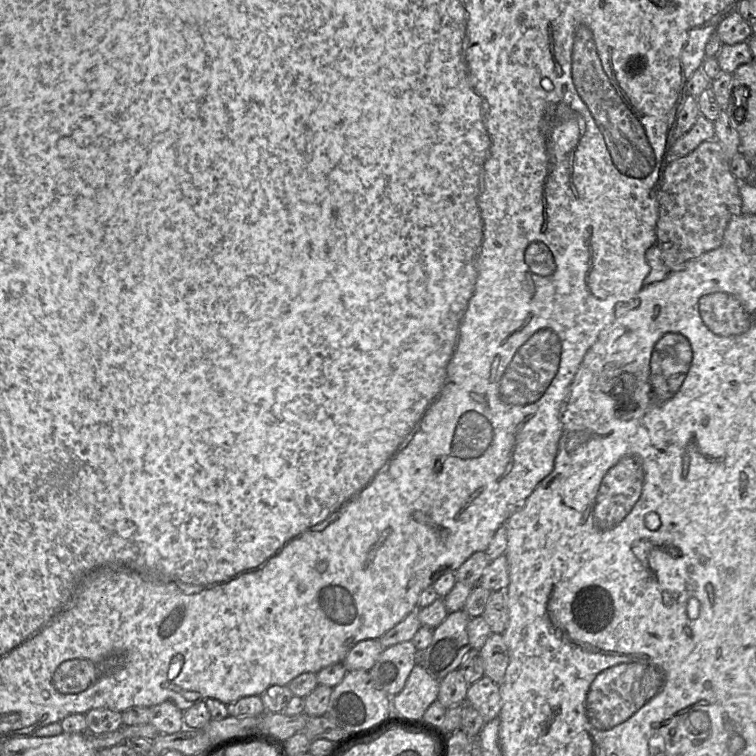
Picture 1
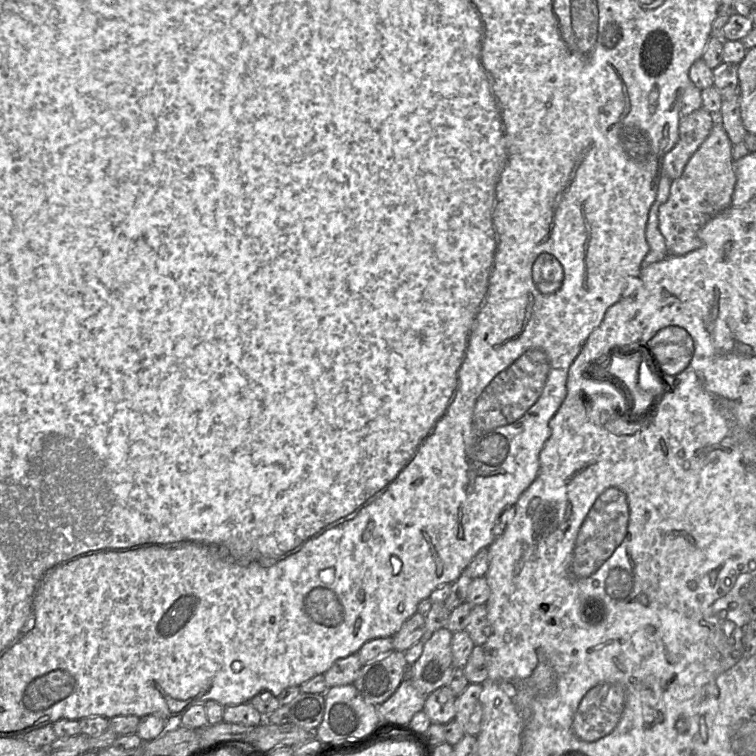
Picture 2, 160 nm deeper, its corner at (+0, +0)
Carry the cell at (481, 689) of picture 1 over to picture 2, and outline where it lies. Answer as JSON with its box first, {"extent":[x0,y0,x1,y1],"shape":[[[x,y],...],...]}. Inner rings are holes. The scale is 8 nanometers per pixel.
{"extent":[455,683,482,736],"shape":[[[469,683],[463,693],[457,696],[455,720],[460,724],[465,734],[477,736],[481,731],[482,690],[482,684]]]}

